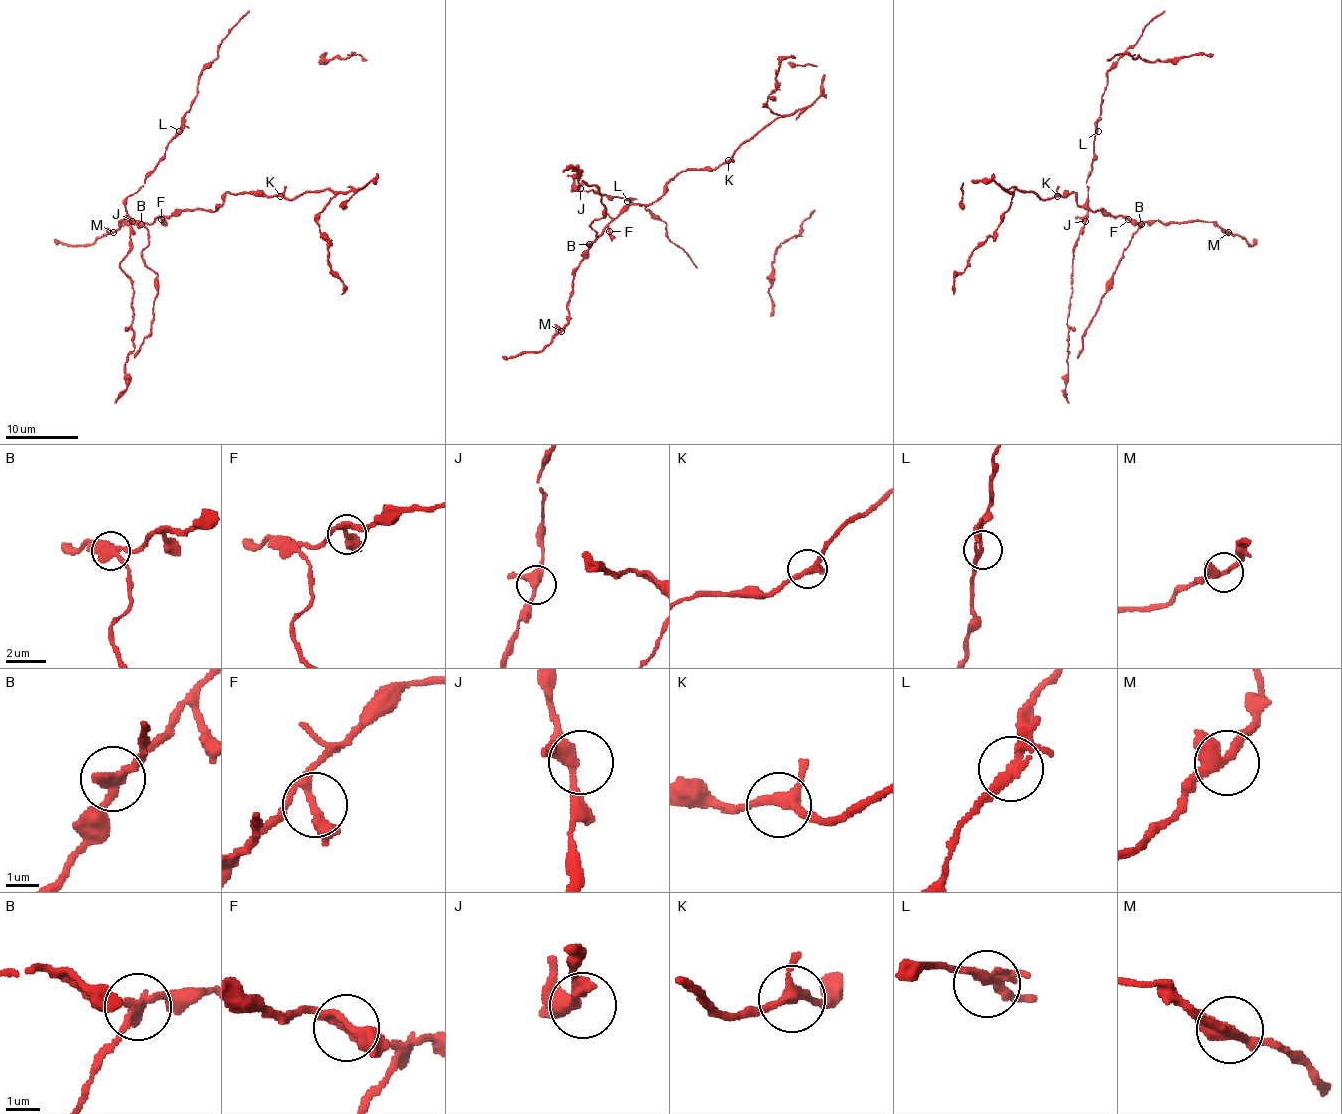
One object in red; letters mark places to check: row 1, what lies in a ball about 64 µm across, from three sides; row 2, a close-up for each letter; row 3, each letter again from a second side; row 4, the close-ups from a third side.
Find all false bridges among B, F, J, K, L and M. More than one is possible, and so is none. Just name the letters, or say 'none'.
B

